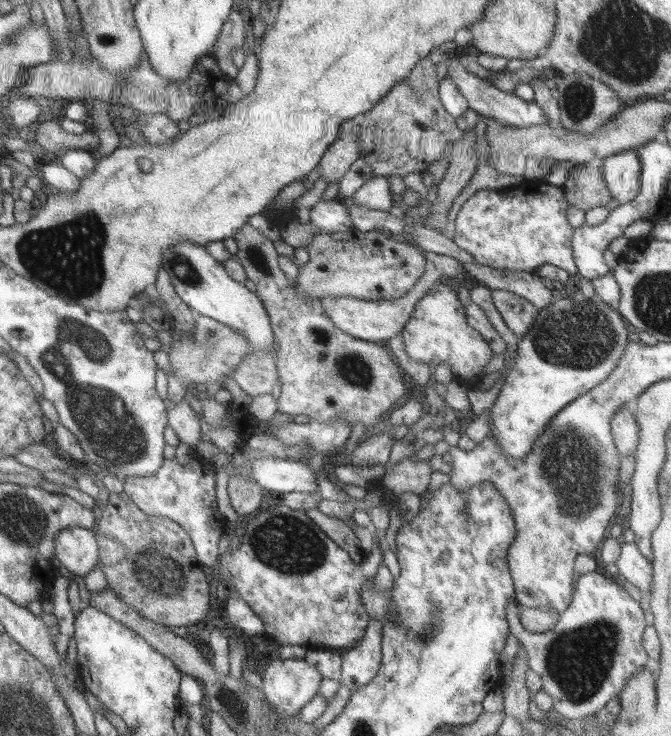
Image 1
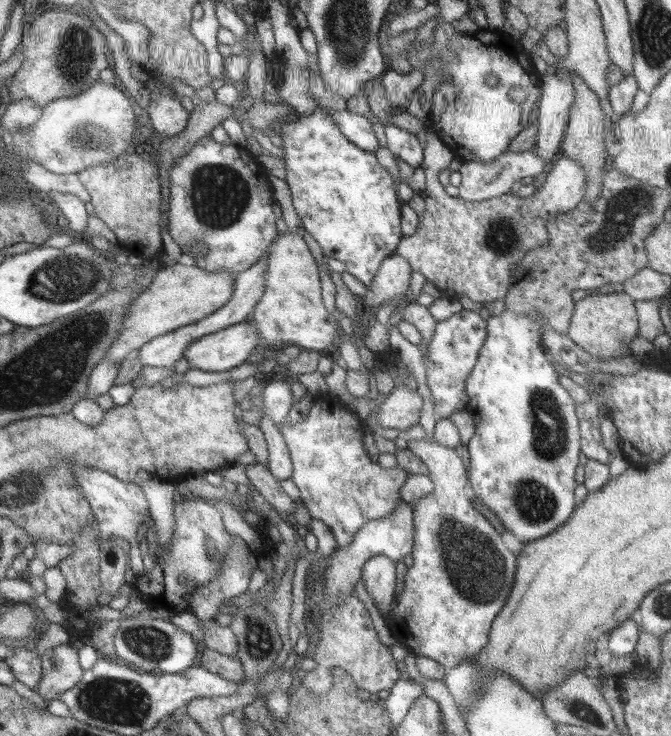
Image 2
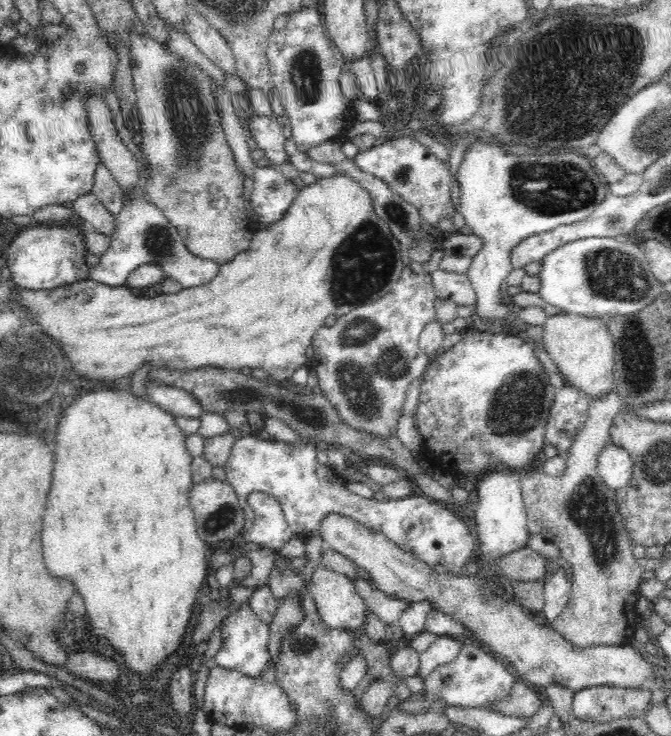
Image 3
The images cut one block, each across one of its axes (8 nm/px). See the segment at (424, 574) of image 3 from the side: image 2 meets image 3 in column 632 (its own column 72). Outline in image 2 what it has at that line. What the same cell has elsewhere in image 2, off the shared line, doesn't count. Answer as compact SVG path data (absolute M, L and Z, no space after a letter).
M57 646L39 656L41 680L33 692L47 704L61 694L75 688L81 680L81 668L77 664L77 650L71 646Z

